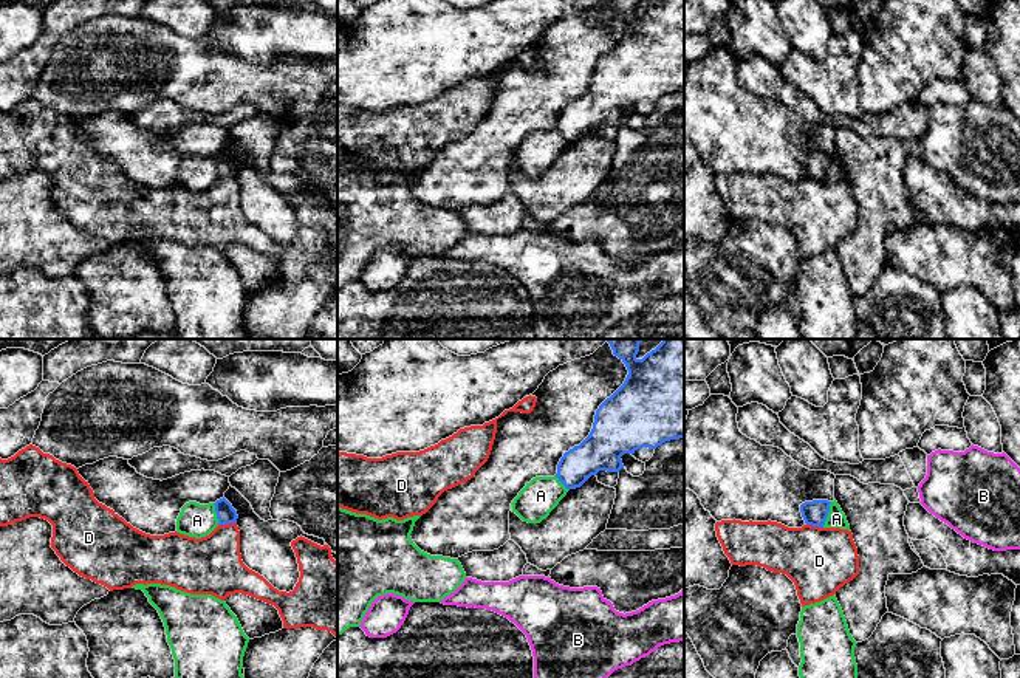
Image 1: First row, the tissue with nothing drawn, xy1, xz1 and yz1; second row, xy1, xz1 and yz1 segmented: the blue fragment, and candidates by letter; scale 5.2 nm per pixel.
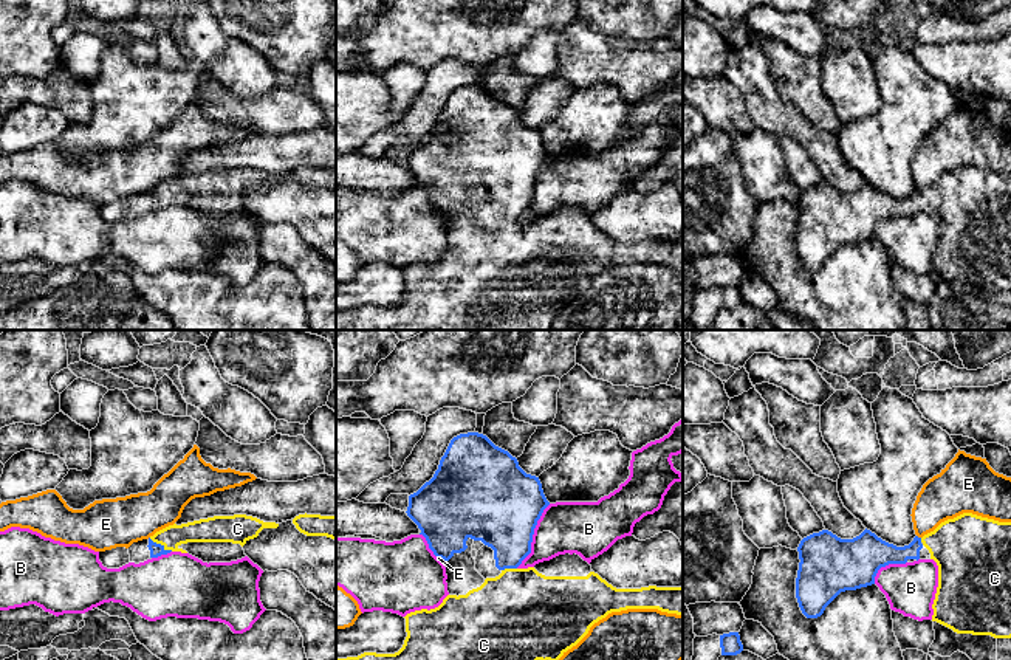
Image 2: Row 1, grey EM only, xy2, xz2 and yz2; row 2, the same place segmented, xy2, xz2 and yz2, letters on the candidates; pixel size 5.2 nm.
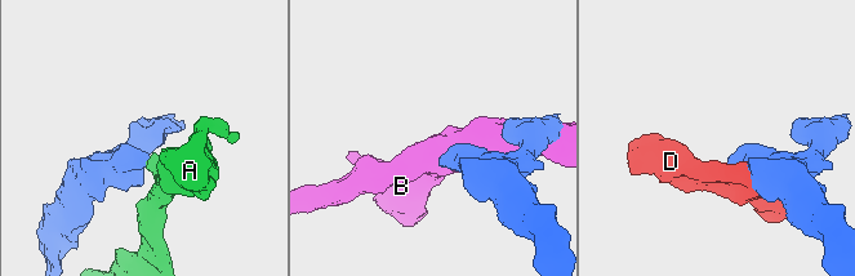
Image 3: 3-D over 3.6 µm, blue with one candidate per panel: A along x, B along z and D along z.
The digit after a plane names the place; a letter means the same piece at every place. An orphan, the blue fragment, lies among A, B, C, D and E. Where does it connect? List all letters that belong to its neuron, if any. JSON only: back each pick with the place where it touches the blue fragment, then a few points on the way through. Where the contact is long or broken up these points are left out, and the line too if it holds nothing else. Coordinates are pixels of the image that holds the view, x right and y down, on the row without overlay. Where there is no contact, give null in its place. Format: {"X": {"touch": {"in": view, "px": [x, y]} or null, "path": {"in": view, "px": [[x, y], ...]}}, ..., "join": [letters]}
{"C": {"touch": {"in": "xy2", "px": [160, 197]}, "path": {"in": "xy2", "px": [[155, 202], [160, 197], [174, 188], [205, 183]]}}, "join": ["C"]}

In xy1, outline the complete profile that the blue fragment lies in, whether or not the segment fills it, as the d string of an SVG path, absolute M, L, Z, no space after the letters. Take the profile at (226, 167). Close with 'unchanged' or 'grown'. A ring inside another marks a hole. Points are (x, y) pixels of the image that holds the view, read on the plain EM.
M224 150L217 153L214 158L215 158L218 178L237 176L238 172L237 164Z; unchanged

